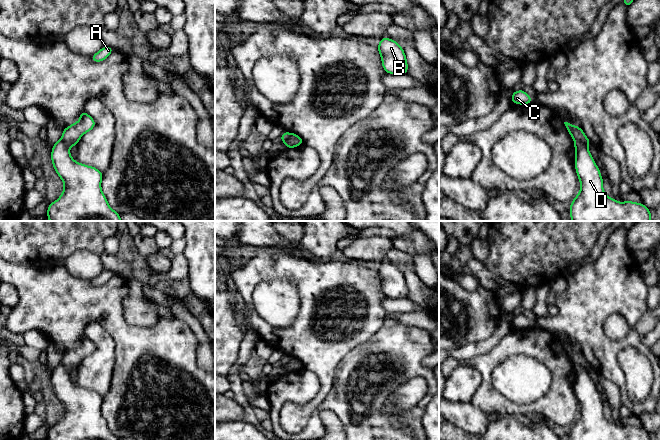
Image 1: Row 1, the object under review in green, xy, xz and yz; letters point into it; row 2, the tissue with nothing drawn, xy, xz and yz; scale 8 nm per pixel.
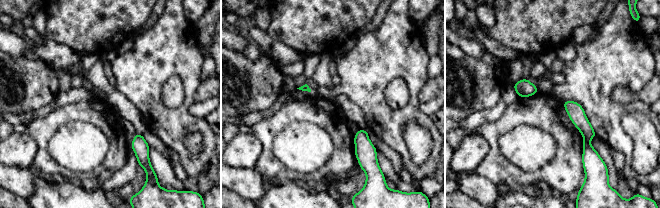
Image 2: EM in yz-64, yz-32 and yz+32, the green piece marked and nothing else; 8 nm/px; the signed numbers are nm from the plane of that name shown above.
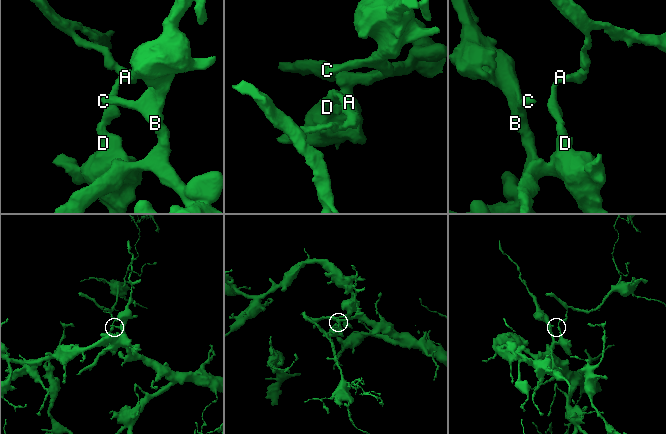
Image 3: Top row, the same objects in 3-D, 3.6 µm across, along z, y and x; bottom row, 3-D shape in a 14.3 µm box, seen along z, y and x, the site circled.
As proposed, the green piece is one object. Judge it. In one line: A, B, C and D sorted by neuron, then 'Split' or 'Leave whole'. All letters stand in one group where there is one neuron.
Groups: A / B C D. Split

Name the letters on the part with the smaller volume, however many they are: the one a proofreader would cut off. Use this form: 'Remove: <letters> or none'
Remove: A

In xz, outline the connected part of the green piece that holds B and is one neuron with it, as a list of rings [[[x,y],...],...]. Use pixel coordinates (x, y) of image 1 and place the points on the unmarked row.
[[[383,261],[377,271],[386,297],[407,298],[408,287],[405,276],[395,264]]]

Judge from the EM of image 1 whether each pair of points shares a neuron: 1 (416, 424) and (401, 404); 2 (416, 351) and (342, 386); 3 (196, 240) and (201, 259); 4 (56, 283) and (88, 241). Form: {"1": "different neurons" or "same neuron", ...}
{"1": "different neurons", "2": "same neuron", "3": "same neuron", "4": "different neurons"}

